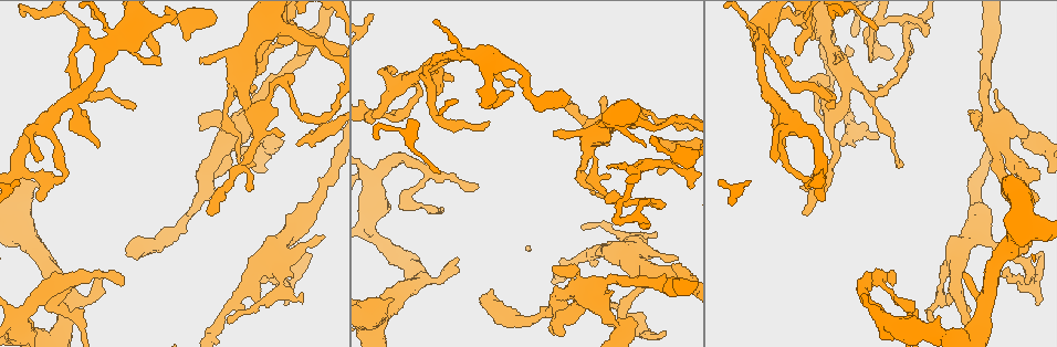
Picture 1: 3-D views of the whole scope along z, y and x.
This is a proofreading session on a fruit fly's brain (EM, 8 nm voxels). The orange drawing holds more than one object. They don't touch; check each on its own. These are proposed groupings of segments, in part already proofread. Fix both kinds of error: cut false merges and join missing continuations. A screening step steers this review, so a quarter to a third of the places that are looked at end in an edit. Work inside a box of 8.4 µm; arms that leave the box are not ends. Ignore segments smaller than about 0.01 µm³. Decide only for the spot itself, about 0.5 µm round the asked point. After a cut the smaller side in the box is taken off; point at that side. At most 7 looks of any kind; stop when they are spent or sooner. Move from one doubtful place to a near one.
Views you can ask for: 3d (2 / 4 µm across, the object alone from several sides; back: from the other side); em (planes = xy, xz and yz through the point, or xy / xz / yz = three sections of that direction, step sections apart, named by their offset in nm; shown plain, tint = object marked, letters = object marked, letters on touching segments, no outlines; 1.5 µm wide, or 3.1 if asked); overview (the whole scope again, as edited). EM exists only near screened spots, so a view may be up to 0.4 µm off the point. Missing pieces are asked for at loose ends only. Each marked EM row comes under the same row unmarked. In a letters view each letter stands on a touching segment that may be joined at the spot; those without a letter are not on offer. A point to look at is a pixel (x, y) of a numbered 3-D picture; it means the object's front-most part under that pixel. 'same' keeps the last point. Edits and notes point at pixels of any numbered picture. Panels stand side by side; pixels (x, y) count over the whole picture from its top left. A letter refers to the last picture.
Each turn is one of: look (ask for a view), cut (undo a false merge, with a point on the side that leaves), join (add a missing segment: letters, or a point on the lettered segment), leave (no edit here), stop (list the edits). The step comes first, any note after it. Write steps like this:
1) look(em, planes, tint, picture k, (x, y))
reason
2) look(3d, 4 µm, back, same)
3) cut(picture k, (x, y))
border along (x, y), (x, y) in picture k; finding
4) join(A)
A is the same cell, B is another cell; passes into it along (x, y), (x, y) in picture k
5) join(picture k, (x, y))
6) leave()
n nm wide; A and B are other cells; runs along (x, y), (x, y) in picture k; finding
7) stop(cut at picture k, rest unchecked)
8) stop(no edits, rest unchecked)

look(3d, 4 µm, back, picture 1, (580, 227))

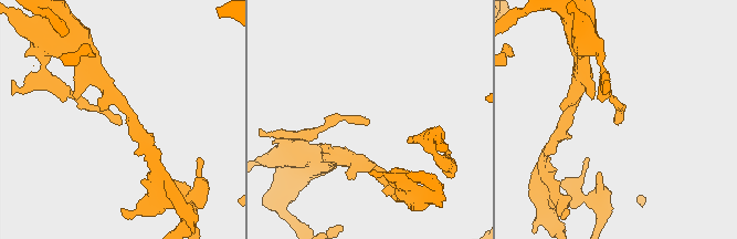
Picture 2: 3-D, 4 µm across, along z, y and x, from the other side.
look(em, planes, letters, picture 2, (119, 123))
need the tissue

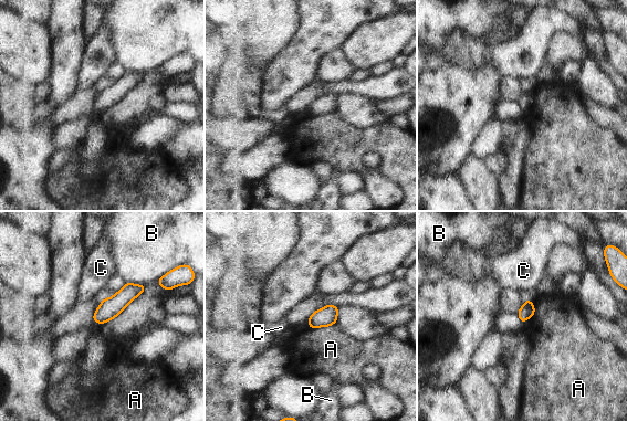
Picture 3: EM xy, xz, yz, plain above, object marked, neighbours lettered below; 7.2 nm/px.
leave()
110 nm wide; A, B and C are other cells; runs along (142, 287), (131, 291), (95, 318) in picture 3; none of them fits

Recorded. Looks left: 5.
look(3d, 4 µm, picture 1, (988, 131))

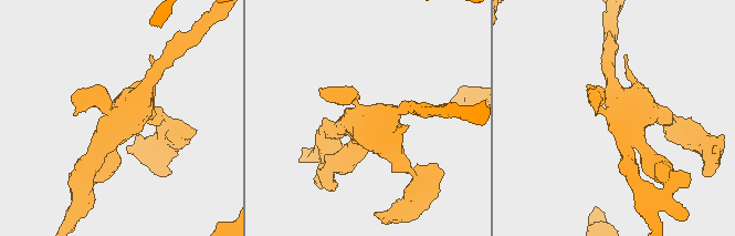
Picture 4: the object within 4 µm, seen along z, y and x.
look(em, xz, step 8, letters, picture 4, (363, 111))
shape alone is not enough

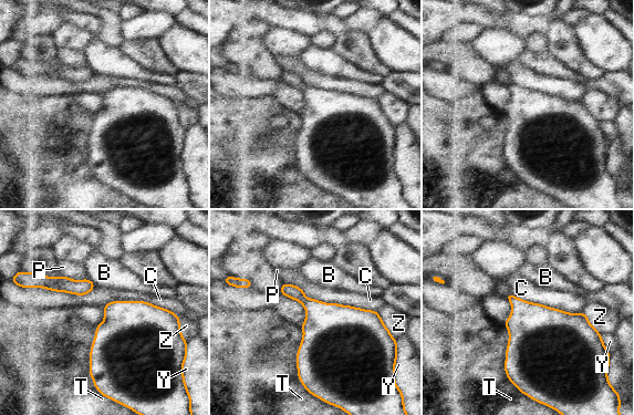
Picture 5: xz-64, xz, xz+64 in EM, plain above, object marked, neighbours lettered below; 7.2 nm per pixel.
leave()
B, C, P, T, Y and Z are other cells; border along (283, 282), (308, 298), (377, 311) in picture 5; one cell here

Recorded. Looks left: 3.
look(3d, 4 µm, picture 1, (828, 109))
thin end

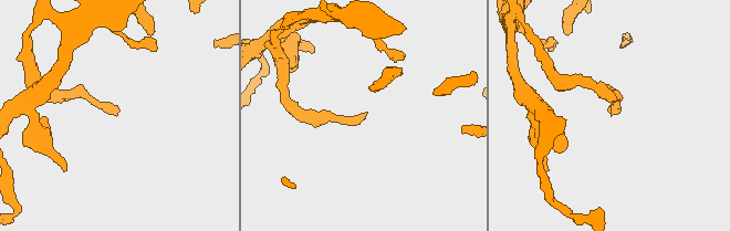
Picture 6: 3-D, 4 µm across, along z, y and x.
look(em, planes, letters, picture 6, (116, 112))
shape alone is not enough

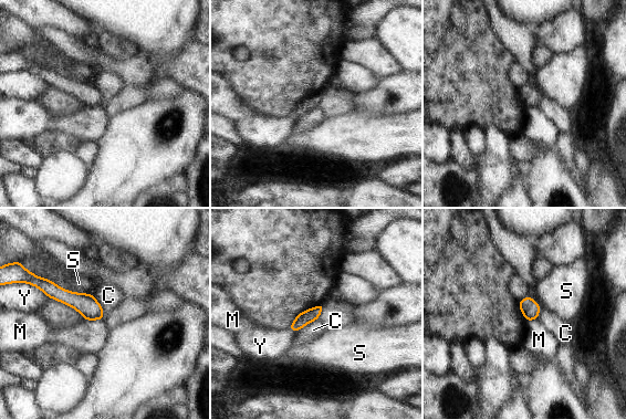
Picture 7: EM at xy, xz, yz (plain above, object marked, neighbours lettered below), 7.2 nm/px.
leave()
C, M, S and Y are other cells; runs along (47, 282), (100, 316) in picture 7; no lettered segment goes on from it

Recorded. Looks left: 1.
stop(no edits, rest unchecked)

